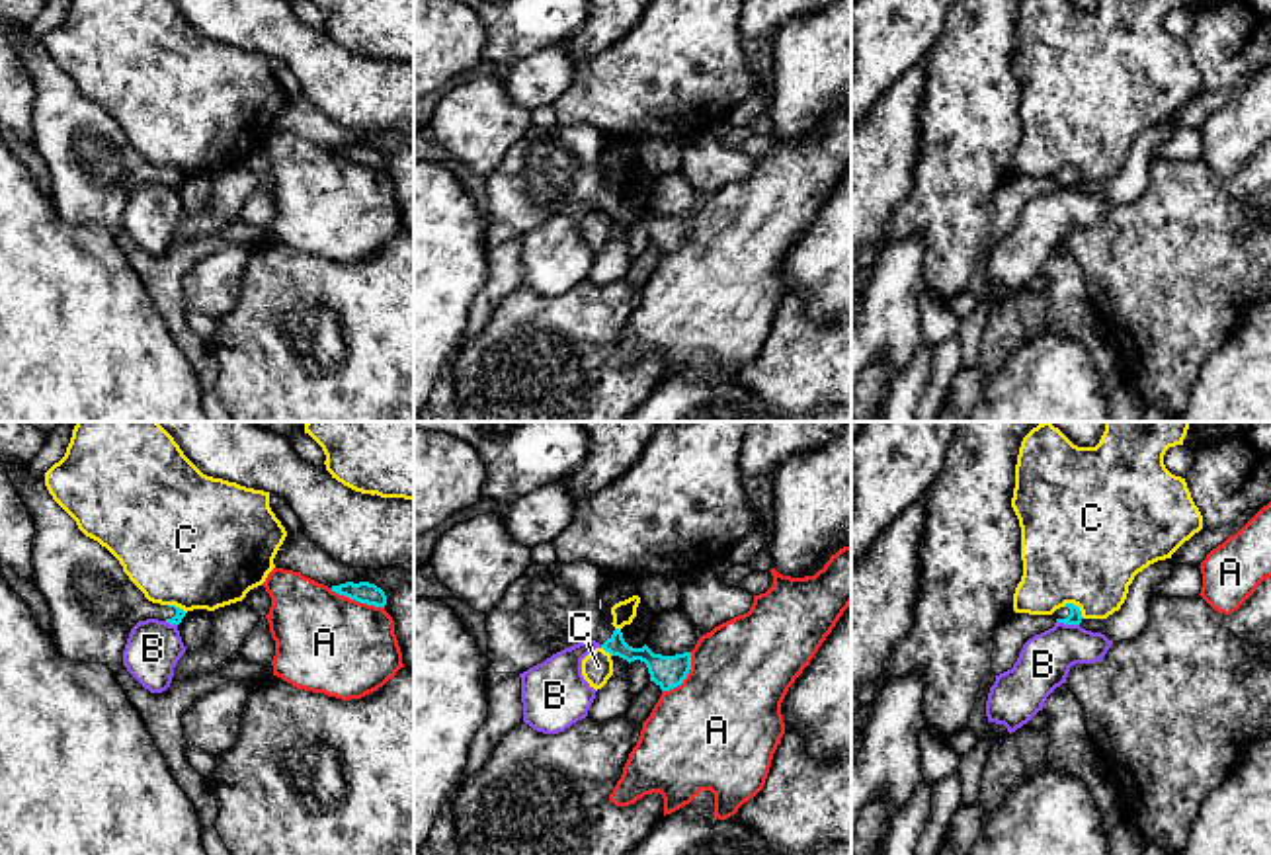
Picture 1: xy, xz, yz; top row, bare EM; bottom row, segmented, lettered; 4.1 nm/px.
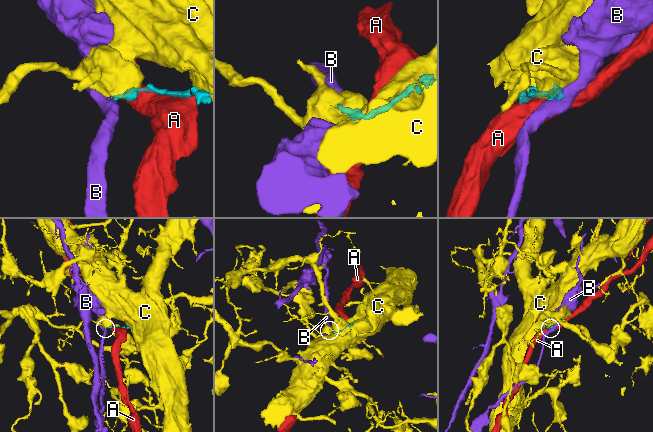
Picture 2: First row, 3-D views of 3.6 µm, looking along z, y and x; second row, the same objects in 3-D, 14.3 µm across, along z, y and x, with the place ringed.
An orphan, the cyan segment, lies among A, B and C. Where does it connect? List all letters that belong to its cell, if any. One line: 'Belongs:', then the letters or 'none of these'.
Belongs: none of these

